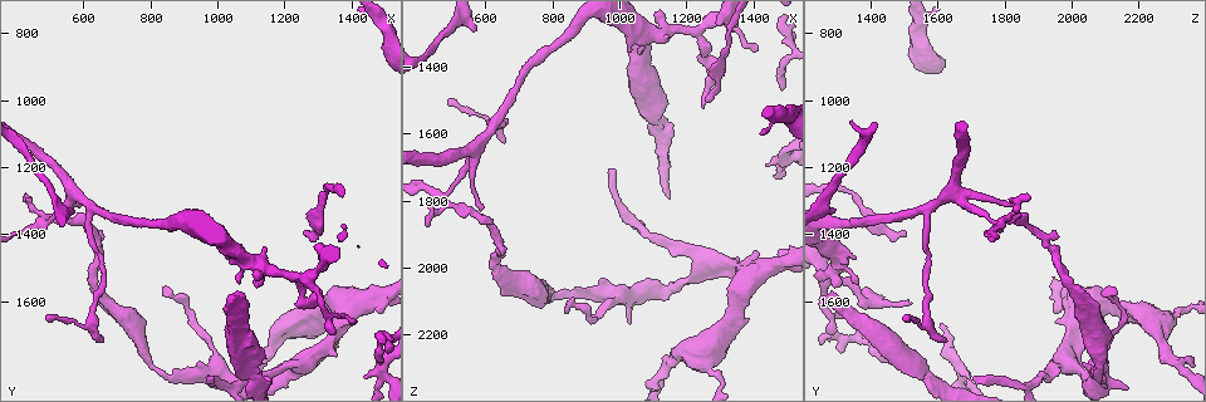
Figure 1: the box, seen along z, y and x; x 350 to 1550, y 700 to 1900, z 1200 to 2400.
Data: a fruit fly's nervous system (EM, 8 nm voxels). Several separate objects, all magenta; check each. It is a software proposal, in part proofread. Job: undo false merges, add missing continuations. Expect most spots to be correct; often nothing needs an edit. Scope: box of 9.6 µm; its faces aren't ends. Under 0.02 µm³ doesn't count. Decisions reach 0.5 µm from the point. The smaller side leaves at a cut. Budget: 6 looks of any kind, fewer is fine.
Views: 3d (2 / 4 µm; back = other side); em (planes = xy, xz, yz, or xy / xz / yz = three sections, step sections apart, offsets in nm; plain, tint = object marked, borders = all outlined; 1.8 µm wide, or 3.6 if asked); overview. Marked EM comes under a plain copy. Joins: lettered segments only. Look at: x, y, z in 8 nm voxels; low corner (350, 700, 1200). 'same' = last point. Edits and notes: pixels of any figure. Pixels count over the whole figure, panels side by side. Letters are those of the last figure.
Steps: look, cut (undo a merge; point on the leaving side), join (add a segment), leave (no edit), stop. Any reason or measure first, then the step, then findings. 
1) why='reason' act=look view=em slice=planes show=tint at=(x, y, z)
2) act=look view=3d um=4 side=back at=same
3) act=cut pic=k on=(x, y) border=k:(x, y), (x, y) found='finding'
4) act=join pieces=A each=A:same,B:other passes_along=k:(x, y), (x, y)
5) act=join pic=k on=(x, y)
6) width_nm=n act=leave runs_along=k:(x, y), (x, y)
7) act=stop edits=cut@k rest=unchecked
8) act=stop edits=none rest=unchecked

why='two arms in line, one across' act=look view=em slice=planes show=tint at=(480, 1370, 1790)

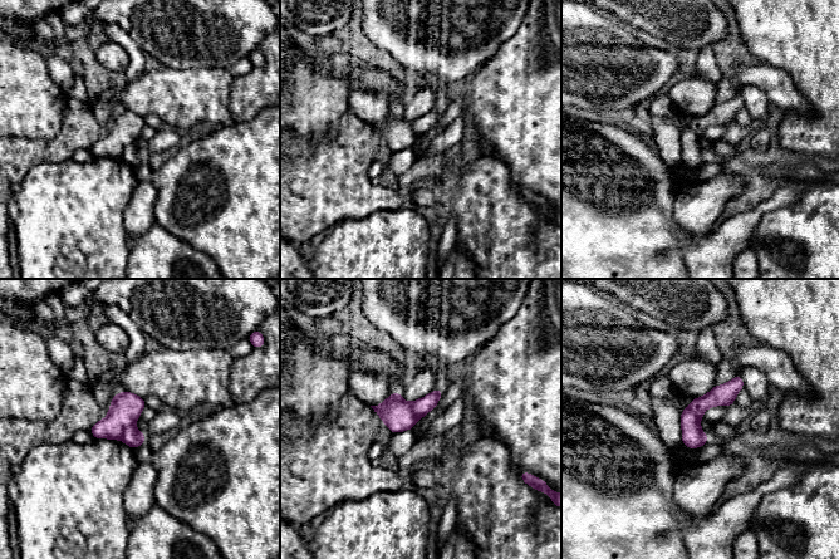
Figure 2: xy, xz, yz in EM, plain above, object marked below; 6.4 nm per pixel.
act=look view=em slice=planes show=borders at=same

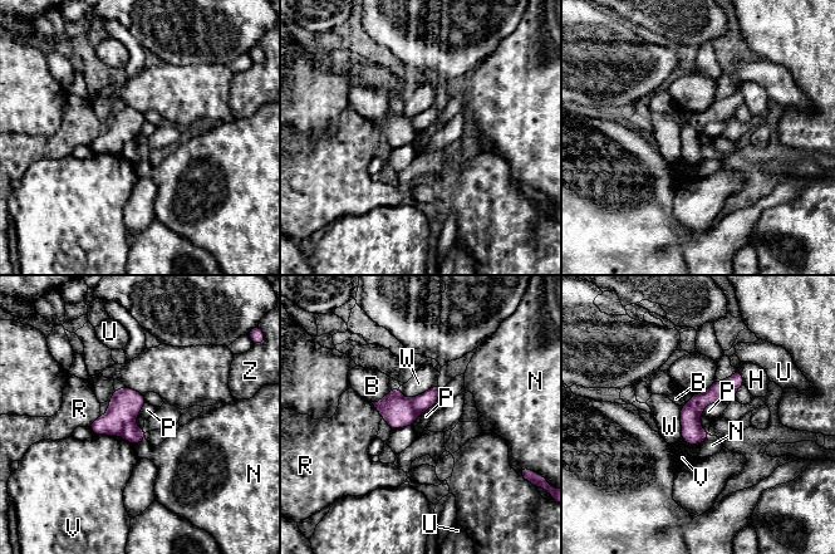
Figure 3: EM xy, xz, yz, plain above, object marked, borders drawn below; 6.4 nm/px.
act=cut pic=3 on=(133, 434) each=B:other,H:other,N:other,P:other,R:other,U:other,V:other,W:other,Z:other border=3:(132, 420), (124, 425), (121, 435) found='two neurons meet here'

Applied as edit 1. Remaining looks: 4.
why='thick turns thin' act=look view=em slice=xz step=4 show=tint at=(1350, 1670, 2000)

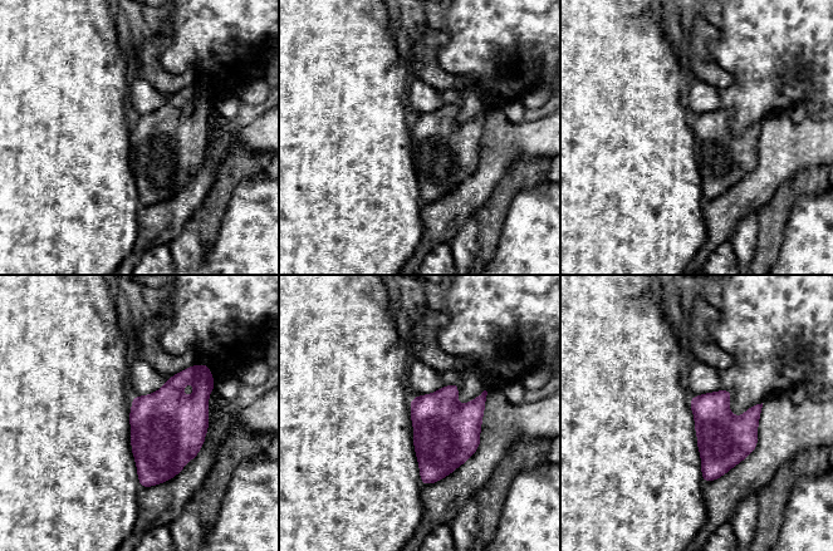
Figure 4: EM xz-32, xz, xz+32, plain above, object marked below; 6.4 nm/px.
why='another direction' act=look view=em slice=planes show=borders at=same

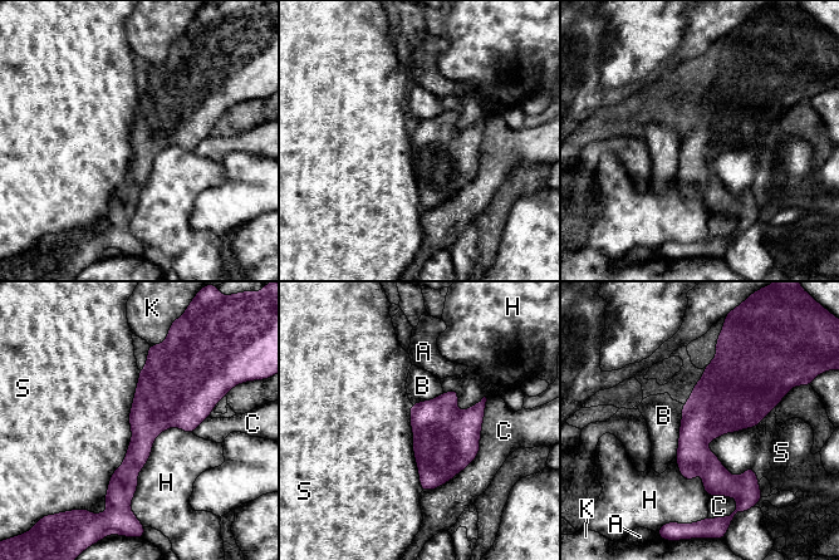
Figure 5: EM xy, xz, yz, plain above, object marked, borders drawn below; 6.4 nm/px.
width_nm=320 act=leave each=A:other,B:other,C:other,H:other,K:other,S:other border=5:(776, 404), (707, 443), (732, 476) found='one neuron here'

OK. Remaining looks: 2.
act=stop edits=cut@3 rest=unchecked

